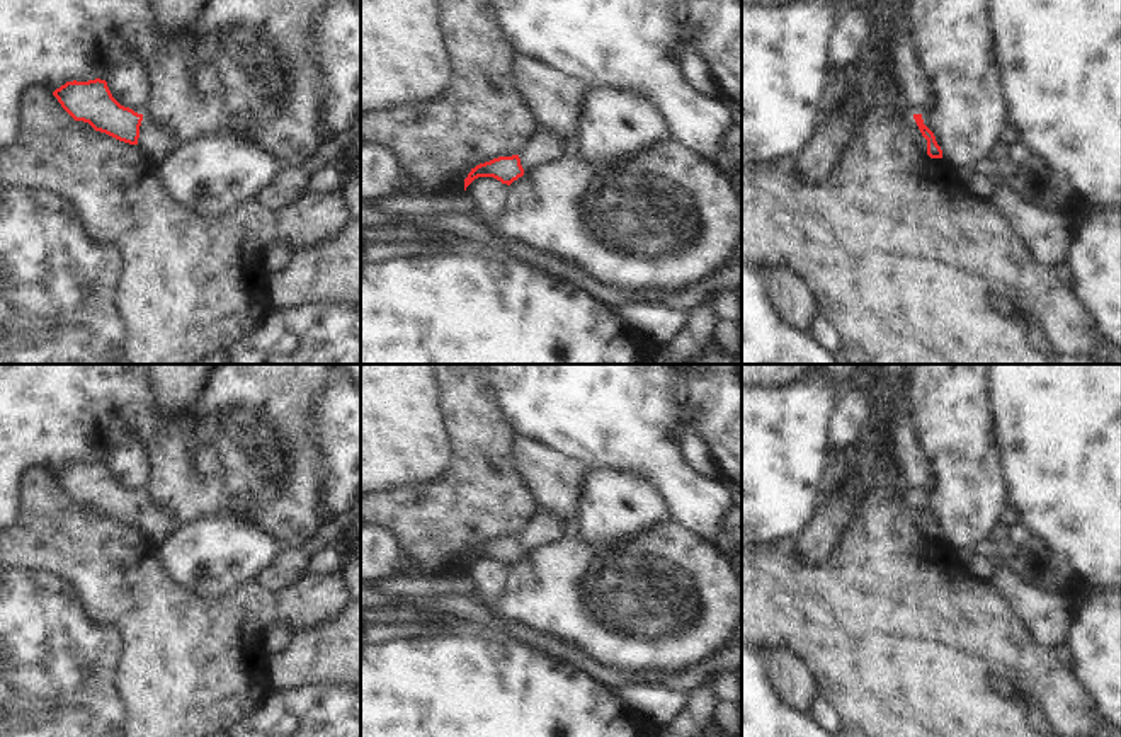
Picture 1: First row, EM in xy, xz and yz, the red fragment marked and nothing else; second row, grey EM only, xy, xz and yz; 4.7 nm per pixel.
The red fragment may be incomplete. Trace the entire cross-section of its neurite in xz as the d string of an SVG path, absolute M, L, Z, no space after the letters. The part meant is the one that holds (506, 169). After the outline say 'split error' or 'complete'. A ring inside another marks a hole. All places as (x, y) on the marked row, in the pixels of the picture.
M539 129L527 140L519 155L498 157L471 169L464 179L464 191L478 177L493 177L510 186L522 177L526 170L556 160L568 151L570 145L565 140Z; split error

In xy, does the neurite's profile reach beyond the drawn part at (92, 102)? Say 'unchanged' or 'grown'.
grown

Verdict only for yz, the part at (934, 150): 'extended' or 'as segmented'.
extended

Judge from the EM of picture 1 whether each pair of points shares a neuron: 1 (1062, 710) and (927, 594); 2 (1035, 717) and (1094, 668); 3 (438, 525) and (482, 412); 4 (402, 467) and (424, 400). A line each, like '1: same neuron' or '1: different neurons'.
1: same neuron
2: different neurons
3: same neuron
4: same neuron

